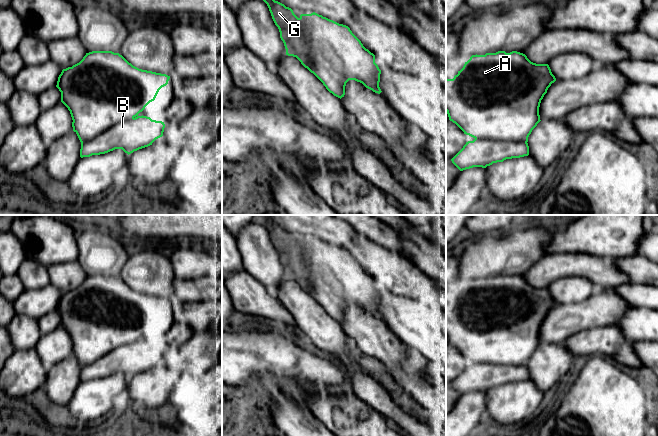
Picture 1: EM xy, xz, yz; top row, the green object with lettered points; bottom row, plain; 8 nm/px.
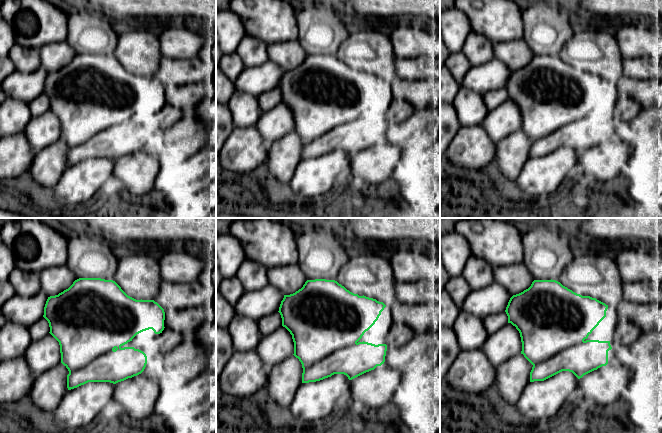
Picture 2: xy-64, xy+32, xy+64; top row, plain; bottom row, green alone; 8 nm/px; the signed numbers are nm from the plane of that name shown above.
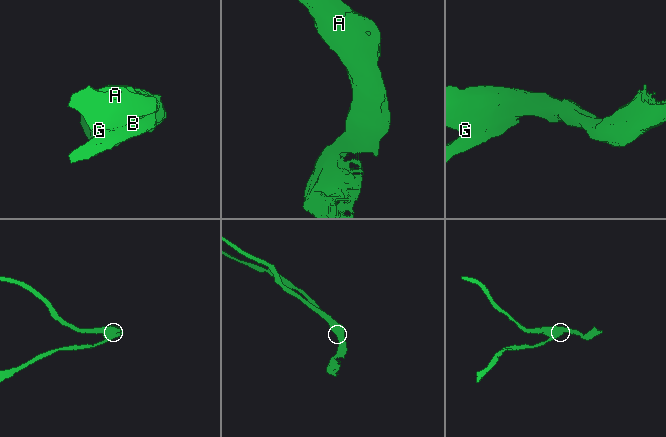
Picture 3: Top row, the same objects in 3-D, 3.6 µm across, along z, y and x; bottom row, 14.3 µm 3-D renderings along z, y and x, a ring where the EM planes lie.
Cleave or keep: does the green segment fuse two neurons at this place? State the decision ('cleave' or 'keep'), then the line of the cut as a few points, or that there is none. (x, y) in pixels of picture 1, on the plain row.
cleave | xz (299, 242), (310, 273), (312, 296)

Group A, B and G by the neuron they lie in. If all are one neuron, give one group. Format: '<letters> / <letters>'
A G / B

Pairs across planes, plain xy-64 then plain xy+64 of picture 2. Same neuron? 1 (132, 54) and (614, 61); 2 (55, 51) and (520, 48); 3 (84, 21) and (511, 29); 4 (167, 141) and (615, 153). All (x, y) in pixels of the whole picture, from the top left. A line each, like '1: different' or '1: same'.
1: same
2: same
3: different
4: different

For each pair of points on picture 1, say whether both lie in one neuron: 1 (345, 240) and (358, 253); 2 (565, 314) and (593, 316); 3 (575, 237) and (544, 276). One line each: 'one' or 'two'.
1: two
2: one
3: two

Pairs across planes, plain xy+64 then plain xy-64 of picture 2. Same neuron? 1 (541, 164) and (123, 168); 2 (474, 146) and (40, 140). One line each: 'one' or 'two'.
1: two
2: two

